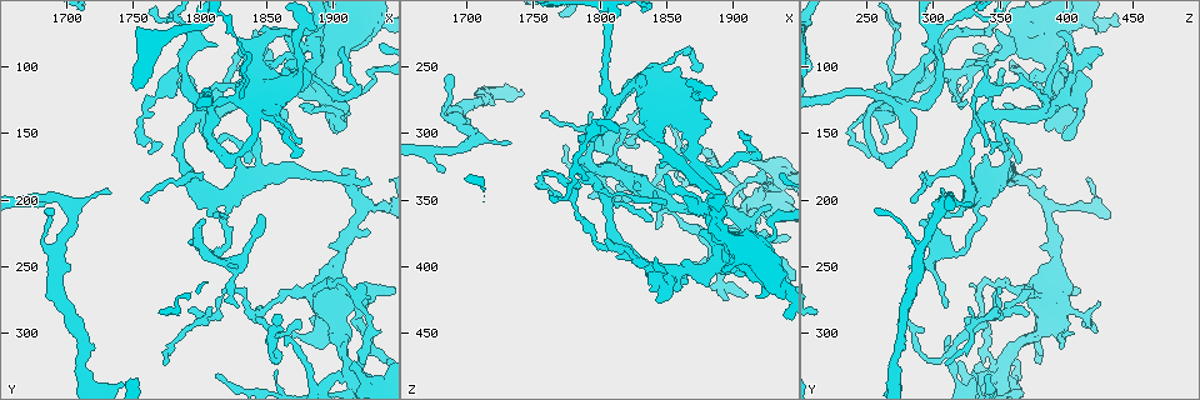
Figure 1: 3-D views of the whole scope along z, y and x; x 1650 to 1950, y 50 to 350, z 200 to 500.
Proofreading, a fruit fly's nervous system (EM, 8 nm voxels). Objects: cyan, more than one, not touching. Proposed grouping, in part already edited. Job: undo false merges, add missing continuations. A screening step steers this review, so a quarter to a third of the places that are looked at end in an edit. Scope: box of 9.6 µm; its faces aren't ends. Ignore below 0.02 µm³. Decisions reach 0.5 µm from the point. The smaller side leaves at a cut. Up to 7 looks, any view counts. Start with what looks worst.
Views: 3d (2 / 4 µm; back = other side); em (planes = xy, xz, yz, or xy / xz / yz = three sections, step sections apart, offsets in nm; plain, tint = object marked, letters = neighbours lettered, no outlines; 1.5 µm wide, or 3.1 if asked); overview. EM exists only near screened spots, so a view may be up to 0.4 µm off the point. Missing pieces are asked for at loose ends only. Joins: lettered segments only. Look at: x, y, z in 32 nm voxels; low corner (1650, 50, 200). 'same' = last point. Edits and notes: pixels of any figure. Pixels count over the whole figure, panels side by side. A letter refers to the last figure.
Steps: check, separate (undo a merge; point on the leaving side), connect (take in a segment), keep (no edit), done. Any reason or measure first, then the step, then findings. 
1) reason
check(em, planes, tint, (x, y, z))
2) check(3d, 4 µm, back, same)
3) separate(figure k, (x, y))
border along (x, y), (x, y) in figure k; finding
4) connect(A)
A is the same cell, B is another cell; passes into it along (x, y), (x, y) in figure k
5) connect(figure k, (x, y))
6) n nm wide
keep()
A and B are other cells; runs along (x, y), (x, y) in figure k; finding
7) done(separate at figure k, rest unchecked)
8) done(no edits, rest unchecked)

abrupt turn
check(3d, 4 µm, (1916, 120, 318))

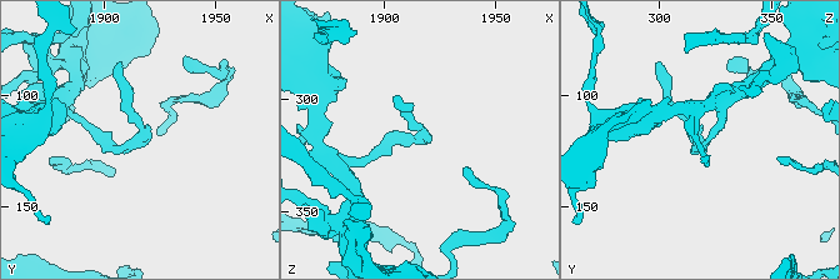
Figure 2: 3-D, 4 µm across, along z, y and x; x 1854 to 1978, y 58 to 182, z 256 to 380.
check(em, xz, step 4, tint, (1914, 120, 315))

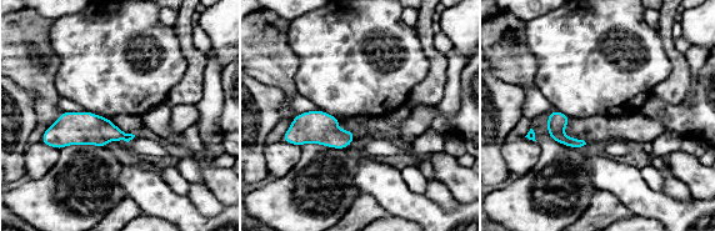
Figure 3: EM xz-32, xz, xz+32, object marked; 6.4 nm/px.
see the neighbours
check(em, xz, step 4, letters, same)

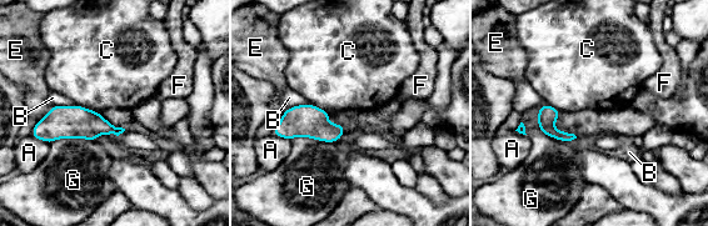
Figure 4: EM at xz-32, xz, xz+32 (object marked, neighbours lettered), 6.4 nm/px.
keep()
A, B, C, E, F and G are other cells; border along (308, 103), (293, 105), (285, 110) in figure 4; all the same neuron

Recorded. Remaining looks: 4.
thin end
check(em, planes, letters, (1836, 86, 400))

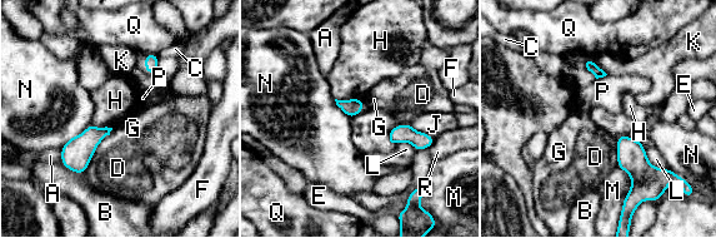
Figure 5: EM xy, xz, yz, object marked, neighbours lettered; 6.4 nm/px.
110 nm wide
keep()
A, B, C, D, E, F, G, H, J, K, L, M, N, P, Q and R are other cells; border along (90, 123), (80, 133), (69, 138) in figure 5; no lettered segment goes on from it

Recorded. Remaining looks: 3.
check(3d, 2 µm, back, (1806, 238, 310))

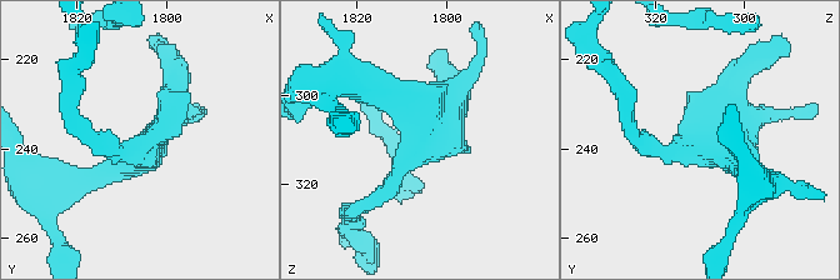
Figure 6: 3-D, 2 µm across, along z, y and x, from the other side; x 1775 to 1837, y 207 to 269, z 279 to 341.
check(em, planes, letters, (1805, 240, 310))

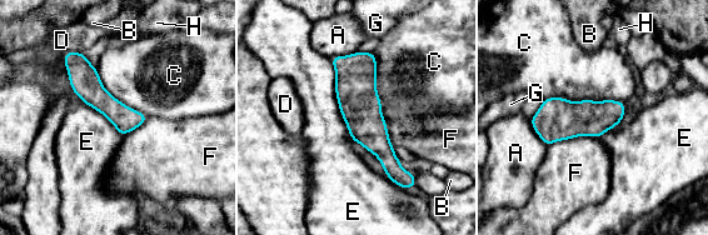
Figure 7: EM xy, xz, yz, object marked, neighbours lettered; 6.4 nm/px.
E touches over 550 nm
keep()
A, B, C, D, E, F, G and H are other cells; border along (329, 59), (339, 113), (353, 140) in figure 7; one neuron here

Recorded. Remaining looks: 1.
done(no edits, rest unchecked)

